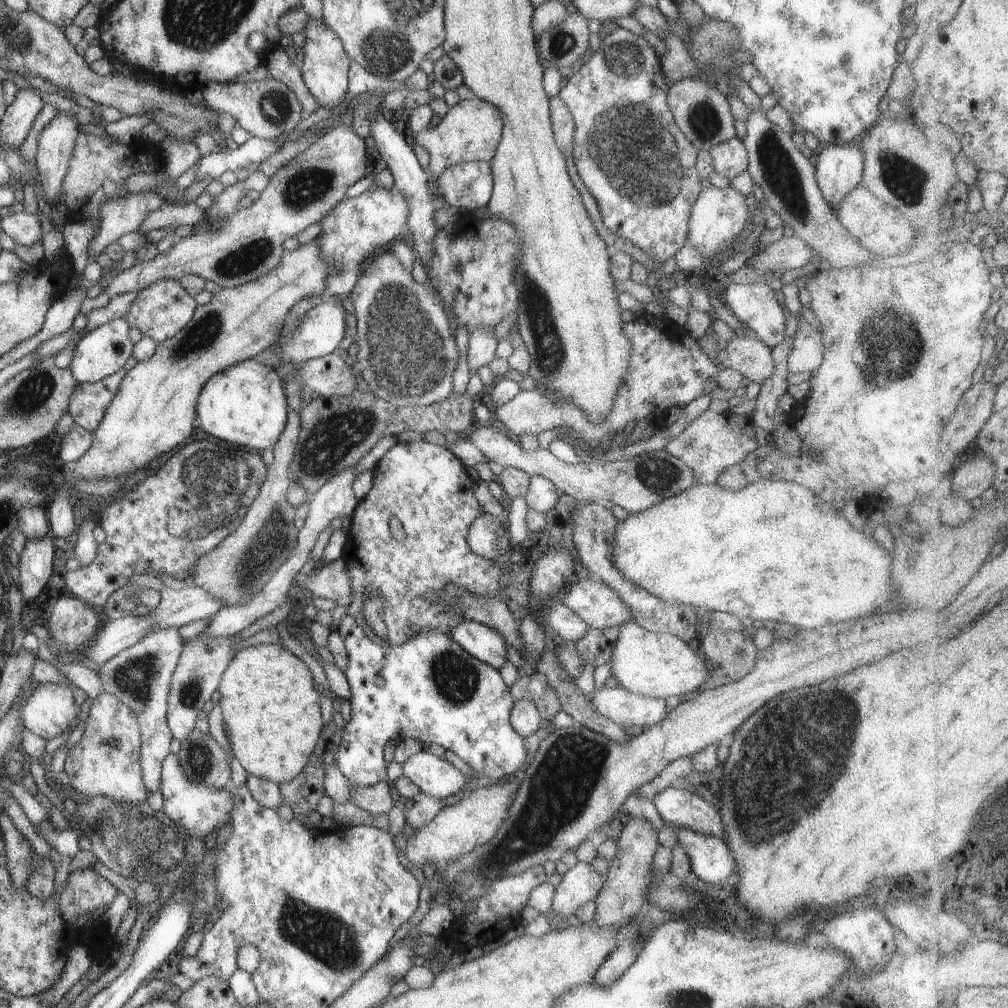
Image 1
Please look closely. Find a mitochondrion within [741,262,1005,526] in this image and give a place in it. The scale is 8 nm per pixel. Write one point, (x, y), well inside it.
(894, 344)

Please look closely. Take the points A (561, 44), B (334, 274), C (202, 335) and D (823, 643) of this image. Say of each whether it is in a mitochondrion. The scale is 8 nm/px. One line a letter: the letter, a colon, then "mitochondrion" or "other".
A: mitochondrion
B: other
C: mitochondrion
D: other

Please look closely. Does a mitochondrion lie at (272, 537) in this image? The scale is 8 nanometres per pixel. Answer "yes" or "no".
yes

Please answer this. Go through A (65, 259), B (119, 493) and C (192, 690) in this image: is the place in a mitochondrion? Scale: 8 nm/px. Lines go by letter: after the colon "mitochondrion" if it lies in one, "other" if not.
A: other
B: other
C: mitochondrion

